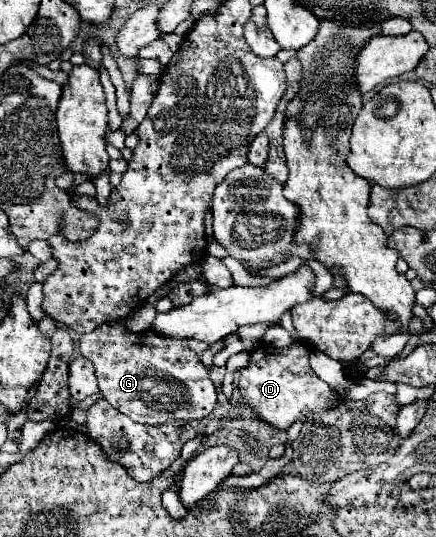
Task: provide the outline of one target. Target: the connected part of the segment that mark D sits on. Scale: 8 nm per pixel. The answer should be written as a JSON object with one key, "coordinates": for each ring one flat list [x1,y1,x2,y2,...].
{"coordinates":[[291,343,285,349,259,345,251,351,249,365,237,371,237,387,241,401,249,405,261,421,277,429,289,429,301,417,315,419,345,403,337,391,313,373,309,365,309,349,301,343]]}

